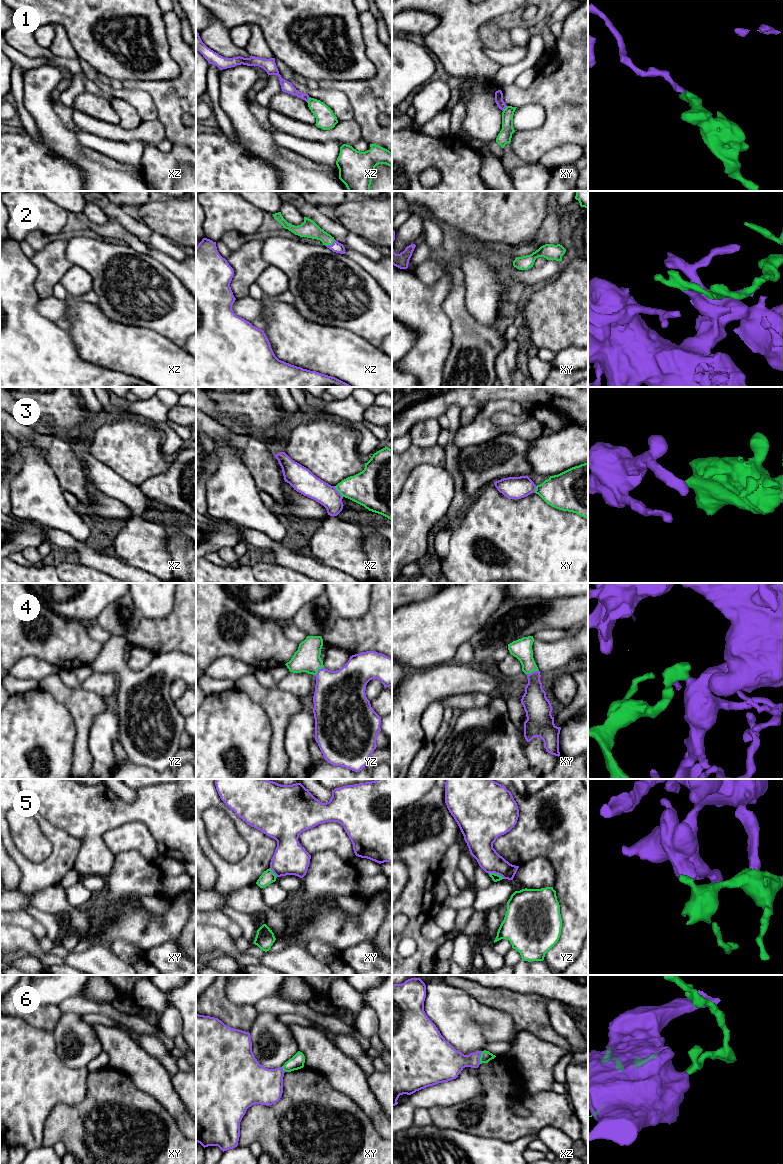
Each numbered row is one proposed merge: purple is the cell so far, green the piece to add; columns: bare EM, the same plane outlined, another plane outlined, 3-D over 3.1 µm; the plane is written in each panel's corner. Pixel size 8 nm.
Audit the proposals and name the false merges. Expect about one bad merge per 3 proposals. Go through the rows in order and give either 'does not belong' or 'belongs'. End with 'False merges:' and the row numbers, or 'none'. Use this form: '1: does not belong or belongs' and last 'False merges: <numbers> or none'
1: does not belong
2: belongs
3: does not belong
4: belongs
5: does not belong
6: does not belong
False merges: 1, 3, 5, 6

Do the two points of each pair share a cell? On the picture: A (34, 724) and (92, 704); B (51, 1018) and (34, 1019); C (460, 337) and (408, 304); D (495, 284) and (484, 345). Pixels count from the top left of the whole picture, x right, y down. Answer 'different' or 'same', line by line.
A: different
B: same
C: different
D: different

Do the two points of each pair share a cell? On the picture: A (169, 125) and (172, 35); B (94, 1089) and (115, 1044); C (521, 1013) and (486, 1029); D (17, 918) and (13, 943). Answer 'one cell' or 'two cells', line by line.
A: one cell
B: two cells
C: two cells
D: two cells

